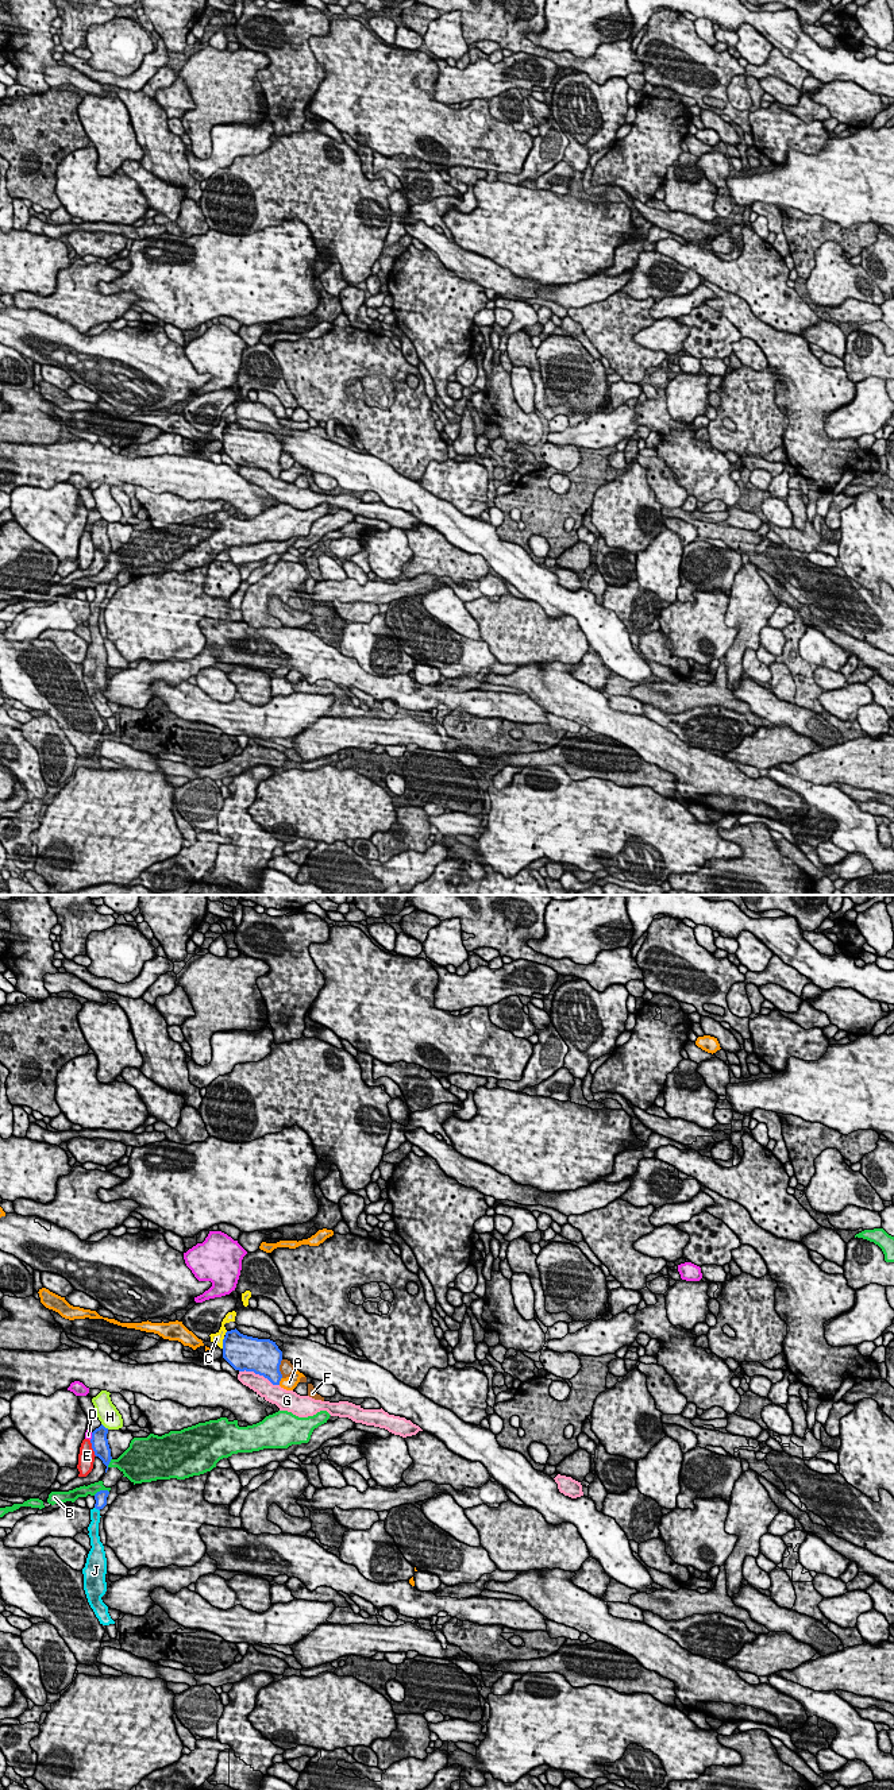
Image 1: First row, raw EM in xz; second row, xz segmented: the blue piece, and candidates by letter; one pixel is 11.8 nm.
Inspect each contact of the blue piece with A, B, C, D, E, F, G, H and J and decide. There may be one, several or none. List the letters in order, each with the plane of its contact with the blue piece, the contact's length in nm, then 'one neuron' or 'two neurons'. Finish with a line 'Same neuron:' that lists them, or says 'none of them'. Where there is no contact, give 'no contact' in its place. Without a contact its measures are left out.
A: xz | 100 nm | two neurons
B: xz | 200 nm | two neurons
C: xz | 150 nm | two neurons
D: xz | 100 nm | two neurons
E: xz | 200 nm | two neurons
F: xz | 220 nm | two neurons
G: xz | 500 nm | two neurons
H: xz | 120 nm | two neurons
J: xz | 80 nm | one neuron
Same neuron: J

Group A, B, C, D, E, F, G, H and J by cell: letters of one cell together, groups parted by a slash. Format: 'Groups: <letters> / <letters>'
Groups: A / B / C / D / E / F / G / H / J

